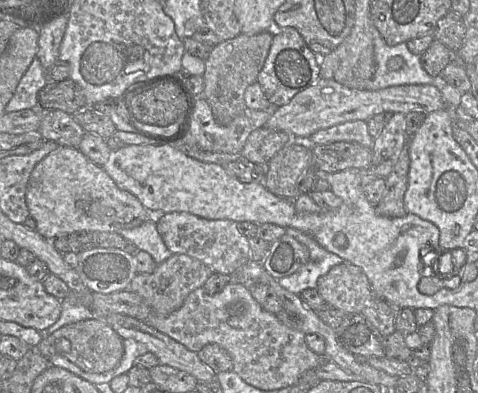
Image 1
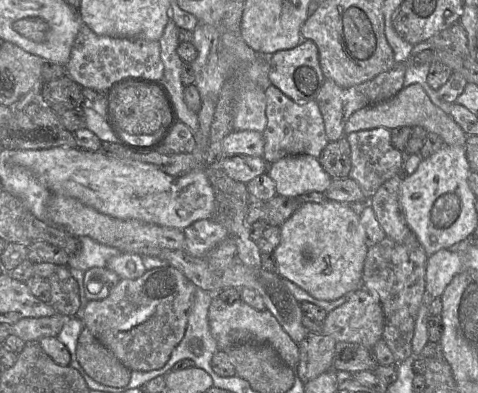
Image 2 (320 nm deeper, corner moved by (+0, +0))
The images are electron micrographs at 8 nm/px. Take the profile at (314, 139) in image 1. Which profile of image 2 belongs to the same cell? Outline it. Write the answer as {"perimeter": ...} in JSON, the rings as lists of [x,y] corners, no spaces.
{"perimeter":[[[386,128],[362,130],[345,135],[351,149],[351,171],[349,177],[361,187],[369,200],[379,187],[392,177],[402,174],[405,155],[391,144],[391,132]]]}

